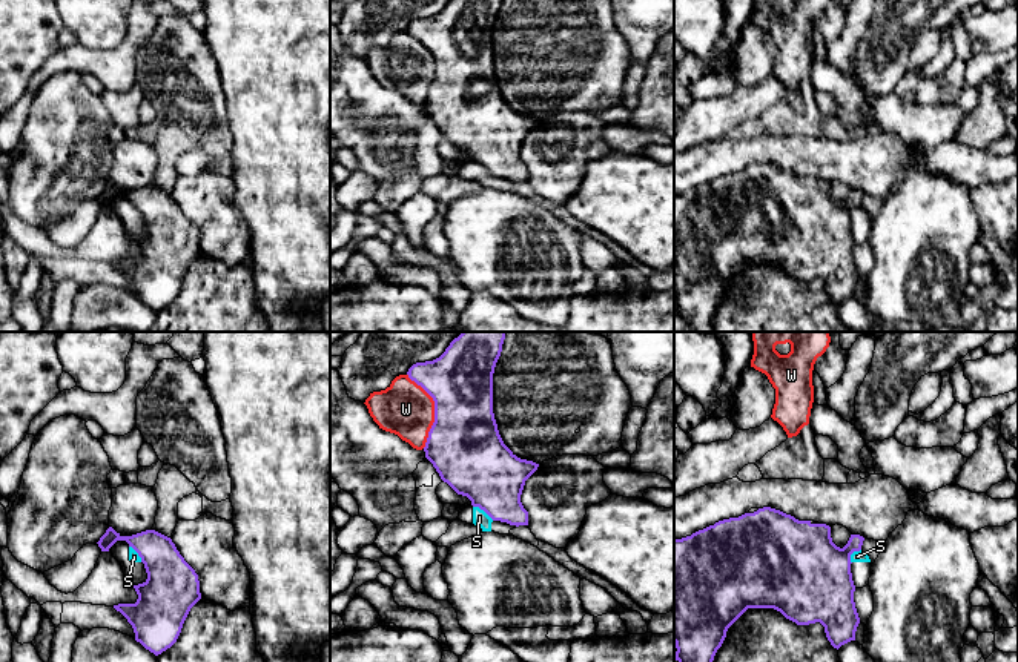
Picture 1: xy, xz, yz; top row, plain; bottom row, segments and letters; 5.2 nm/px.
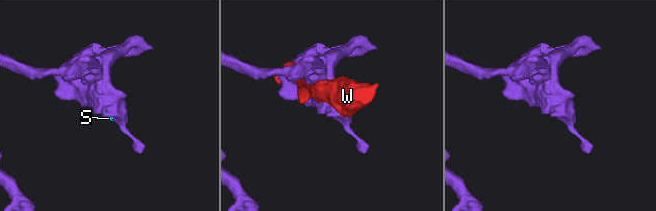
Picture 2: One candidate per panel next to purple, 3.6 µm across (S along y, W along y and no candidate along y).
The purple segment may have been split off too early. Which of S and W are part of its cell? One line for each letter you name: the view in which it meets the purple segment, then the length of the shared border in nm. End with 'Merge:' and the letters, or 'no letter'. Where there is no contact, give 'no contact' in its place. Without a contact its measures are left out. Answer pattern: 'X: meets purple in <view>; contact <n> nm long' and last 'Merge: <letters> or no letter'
Merge: no letter

